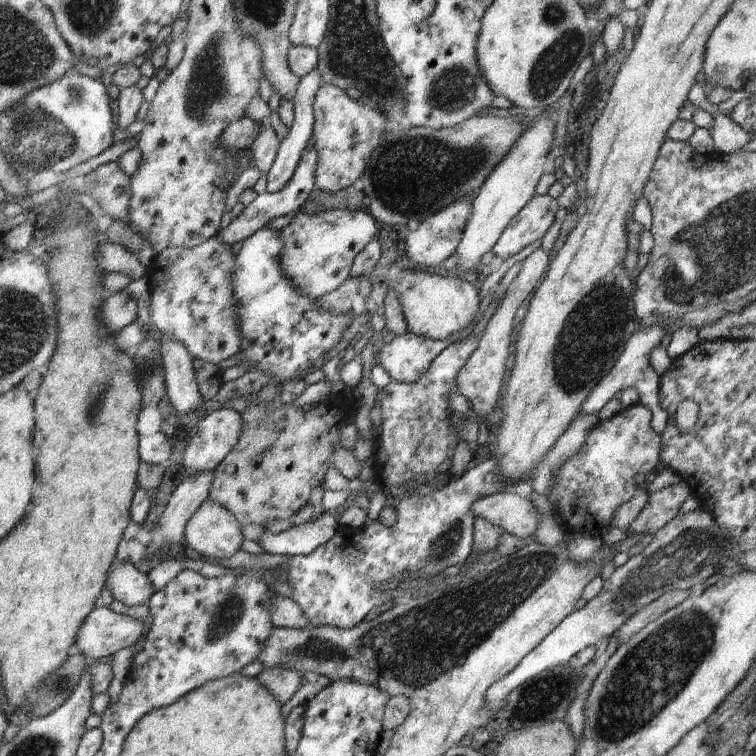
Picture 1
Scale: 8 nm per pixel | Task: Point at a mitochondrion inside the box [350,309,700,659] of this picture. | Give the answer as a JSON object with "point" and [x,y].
{"point":[444,544]}

